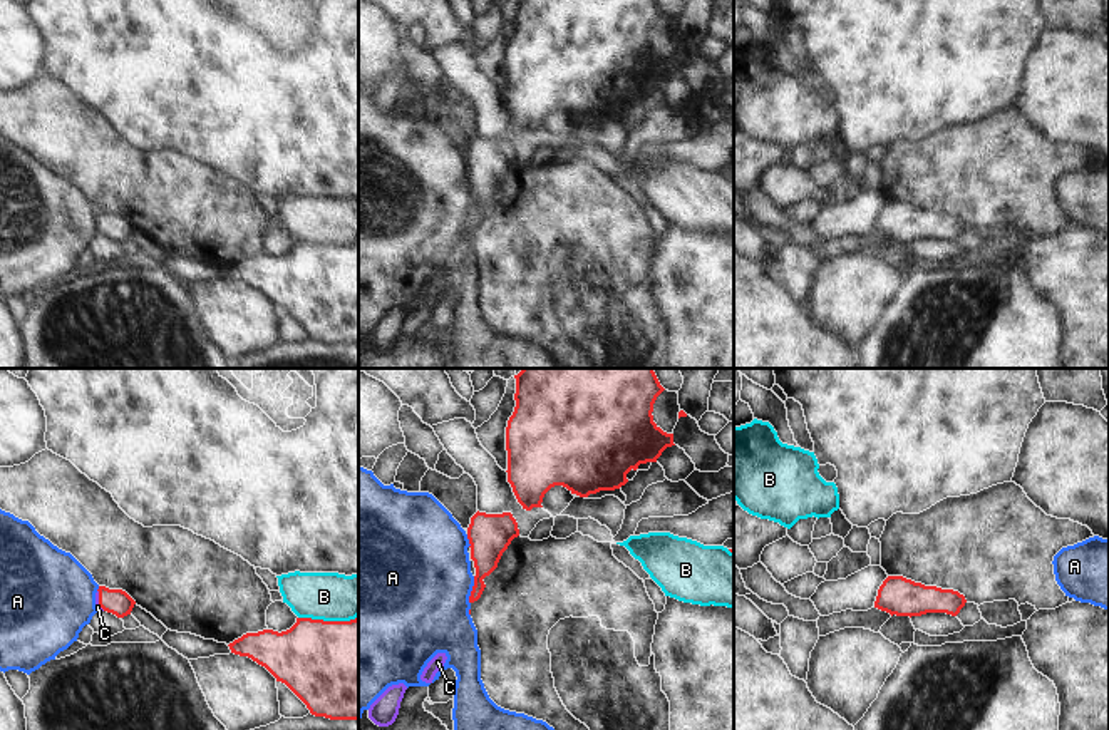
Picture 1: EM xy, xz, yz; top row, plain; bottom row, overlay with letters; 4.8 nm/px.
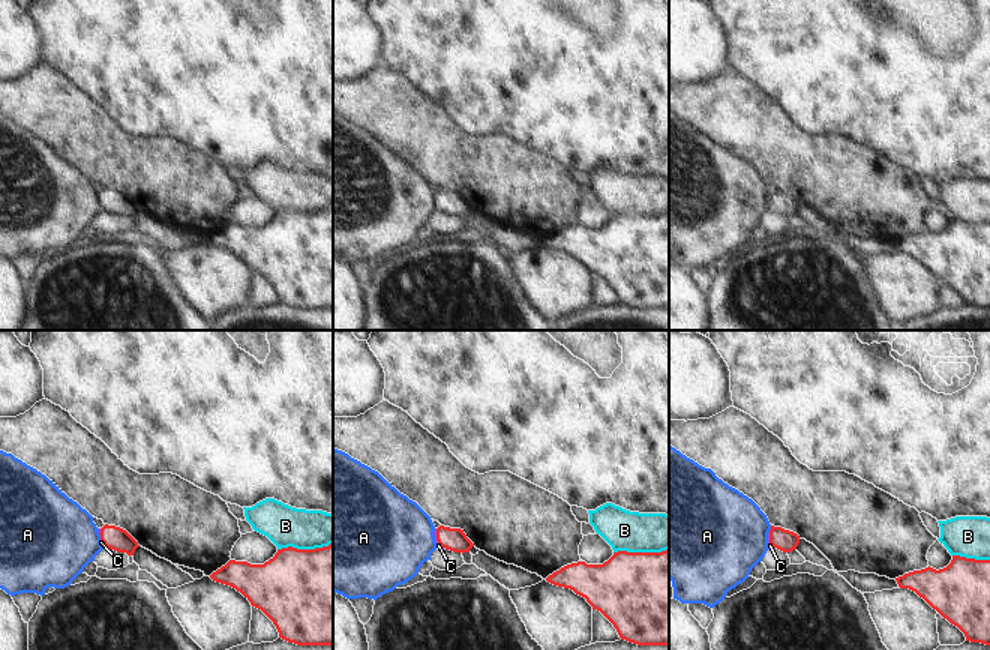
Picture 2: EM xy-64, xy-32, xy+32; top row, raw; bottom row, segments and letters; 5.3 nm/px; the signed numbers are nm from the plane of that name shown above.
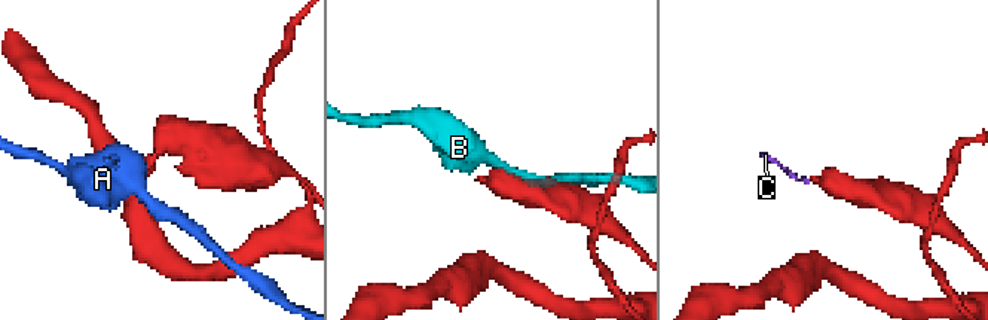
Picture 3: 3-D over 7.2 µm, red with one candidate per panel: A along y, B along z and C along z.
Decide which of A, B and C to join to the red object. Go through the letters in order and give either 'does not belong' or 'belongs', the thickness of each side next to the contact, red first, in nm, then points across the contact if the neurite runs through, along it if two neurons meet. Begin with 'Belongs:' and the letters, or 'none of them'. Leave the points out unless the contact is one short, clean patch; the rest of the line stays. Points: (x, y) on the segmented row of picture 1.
Belongs: C
A: does not belong; 180 nm thick on the red side, 480 nm on the other
B: does not belong; 480 nm thick on the red side, 240 nm on the other
C: belongs; 120 nm thick on the red side, 20 nm on the other; runs through xy (116, 601), (99, 600), (98, 606)

